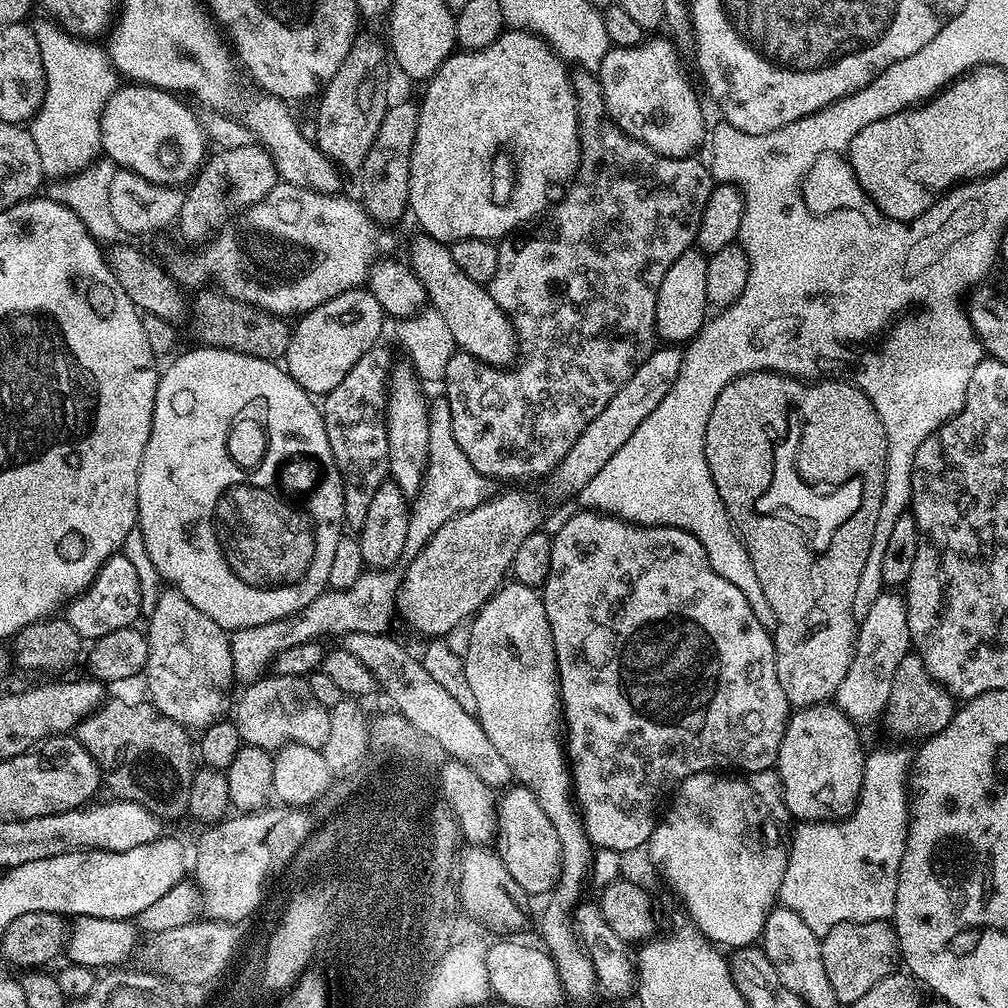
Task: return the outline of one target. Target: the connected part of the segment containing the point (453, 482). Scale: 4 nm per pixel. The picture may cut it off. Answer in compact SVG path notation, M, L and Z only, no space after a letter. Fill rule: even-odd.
M440 394L428 406L428 425L430 426L430 444L428 446L428 461L420 489L416 492L410 504L408 514L408 529L406 530L406 546L403 555L411 558L417 556L426 546L428 539L434 535L450 518L461 516L464 512L474 510L480 504L490 499L493 481L484 476L474 466L470 466L470 458L462 454L462 446L448 436L448 427L452 424L450 406L445 395Z

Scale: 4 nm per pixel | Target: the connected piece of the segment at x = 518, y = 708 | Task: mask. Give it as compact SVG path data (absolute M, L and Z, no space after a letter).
M515 582L505 583L496 589L471 617L472 629L468 632L468 649L462 652L466 682L477 703L475 717L479 720L482 730L486 730L486 738L494 742L498 754L506 758L506 766L510 766L513 777L523 787L536 795L538 806L550 818L554 831L558 834L558 842L562 850L562 866L560 877L555 888L547 897L548 905L540 916L540 936L542 947L554 962L558 978L564 987L564 995L569 1001L588 1000L598 992L594 966L585 951L578 935L574 913L581 903L580 895L584 892L592 870L594 845L588 839L588 831L577 805L574 803L574 783L570 775L570 760L566 755L566 744L562 739L562 705L560 702L560 681L556 675L556 655L550 622L546 618L544 597L537 589L527 588Z

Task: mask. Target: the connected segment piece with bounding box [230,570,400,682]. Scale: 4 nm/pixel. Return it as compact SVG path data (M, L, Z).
M365 570L358 580L349 588L334 588L326 590L310 606L306 606L295 616L278 618L274 622L266 622L262 626L246 626L239 628L237 632L231 633L230 643L232 646L232 671L237 681L251 682L259 680L265 675L266 667L271 663L273 657L289 646L298 646L302 642L317 641L320 636L332 636L343 638L350 632L361 631L362 634L387 633L392 624L392 616L397 615L396 594L400 586L400 576L392 570Z

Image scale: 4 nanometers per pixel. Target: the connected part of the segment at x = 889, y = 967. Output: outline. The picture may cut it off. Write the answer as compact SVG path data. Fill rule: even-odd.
M887 920L872 922L842 922L827 932L820 941L822 966L826 966L826 978L834 986L841 1005L851 1006L891 972L897 971L900 959L900 943L895 927Z

